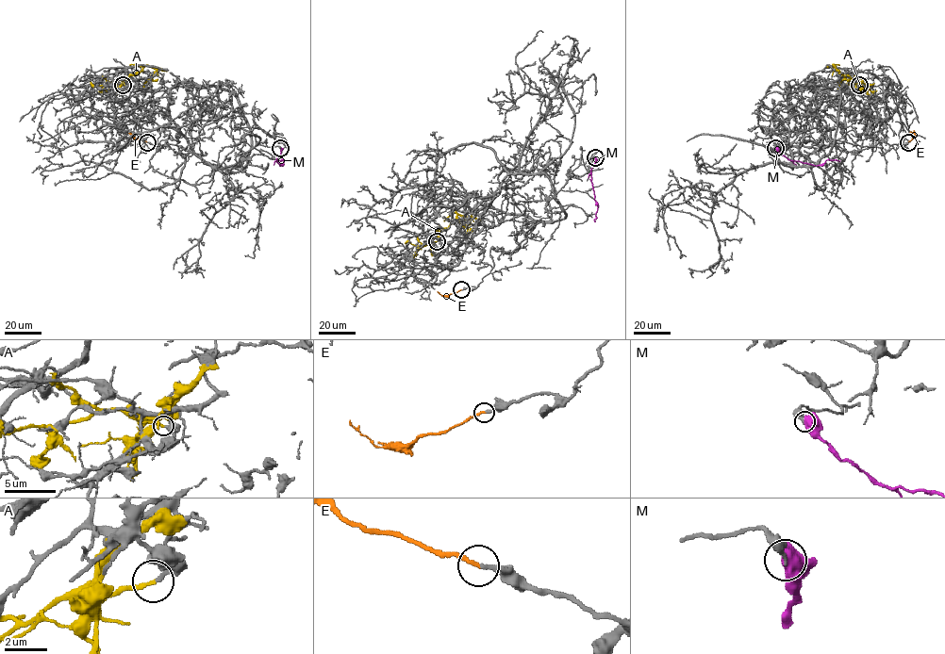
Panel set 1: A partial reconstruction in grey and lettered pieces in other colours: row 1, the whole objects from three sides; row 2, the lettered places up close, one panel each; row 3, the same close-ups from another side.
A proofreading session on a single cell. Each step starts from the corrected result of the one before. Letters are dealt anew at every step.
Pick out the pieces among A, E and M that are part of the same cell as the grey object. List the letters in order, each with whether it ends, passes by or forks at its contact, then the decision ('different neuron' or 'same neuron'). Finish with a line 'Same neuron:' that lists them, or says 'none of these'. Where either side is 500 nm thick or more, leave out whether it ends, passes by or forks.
A: it ends | different neuron
E: it ends | same neuron
M: different neuron
Same neuron: E

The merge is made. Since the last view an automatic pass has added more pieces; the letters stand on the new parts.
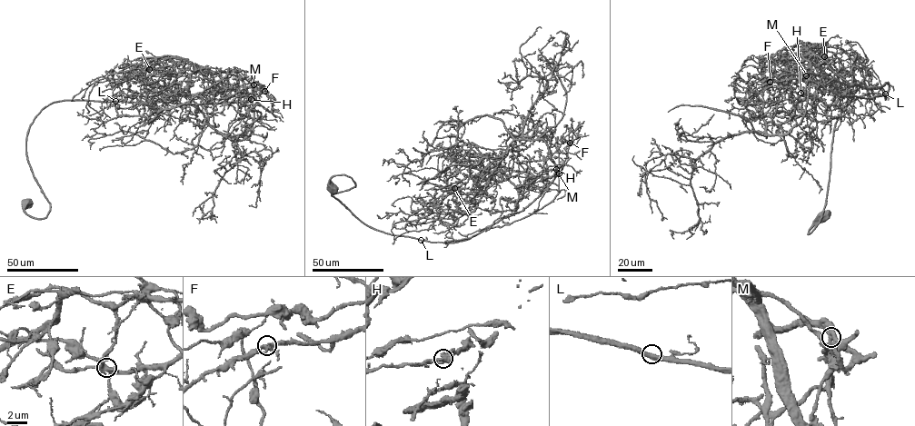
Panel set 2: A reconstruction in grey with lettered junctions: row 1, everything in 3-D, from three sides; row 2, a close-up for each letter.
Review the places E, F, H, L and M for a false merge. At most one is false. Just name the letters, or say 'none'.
E

